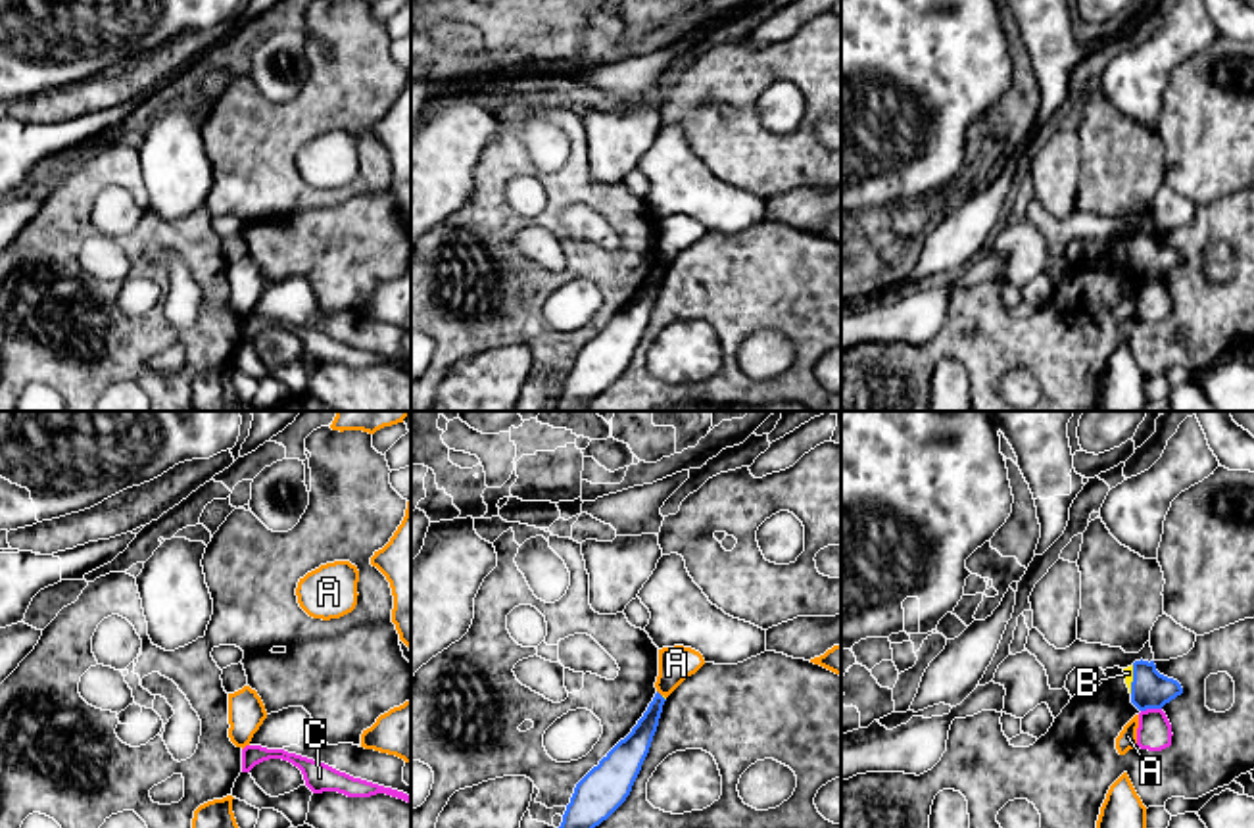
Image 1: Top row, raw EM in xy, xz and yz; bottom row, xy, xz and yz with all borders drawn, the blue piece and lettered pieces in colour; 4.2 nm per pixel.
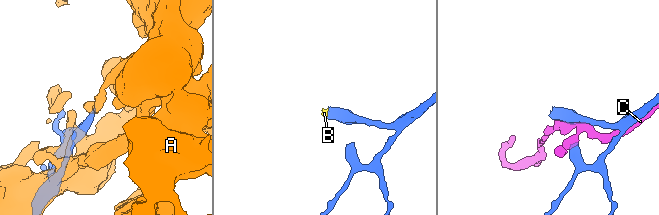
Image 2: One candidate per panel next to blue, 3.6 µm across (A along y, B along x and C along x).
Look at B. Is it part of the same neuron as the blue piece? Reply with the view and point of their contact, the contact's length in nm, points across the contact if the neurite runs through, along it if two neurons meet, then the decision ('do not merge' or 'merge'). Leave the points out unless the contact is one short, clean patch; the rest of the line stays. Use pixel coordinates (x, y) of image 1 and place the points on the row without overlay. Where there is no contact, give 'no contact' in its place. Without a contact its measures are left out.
meets blue in yz at (1133, 248); contact 120 nm long; runs through yz (1149, 260), (1133, 248), (1128, 243); merge

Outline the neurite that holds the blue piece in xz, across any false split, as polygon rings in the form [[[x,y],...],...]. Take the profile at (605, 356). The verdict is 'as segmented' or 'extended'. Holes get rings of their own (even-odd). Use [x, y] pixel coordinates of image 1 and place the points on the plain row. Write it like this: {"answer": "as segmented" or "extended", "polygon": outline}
{"answer": "as segmented", "polygon": [[[657,261],[632,302],[576,353],[557,411],[588,405],[626,371],[649,323],[664,271]]]}

